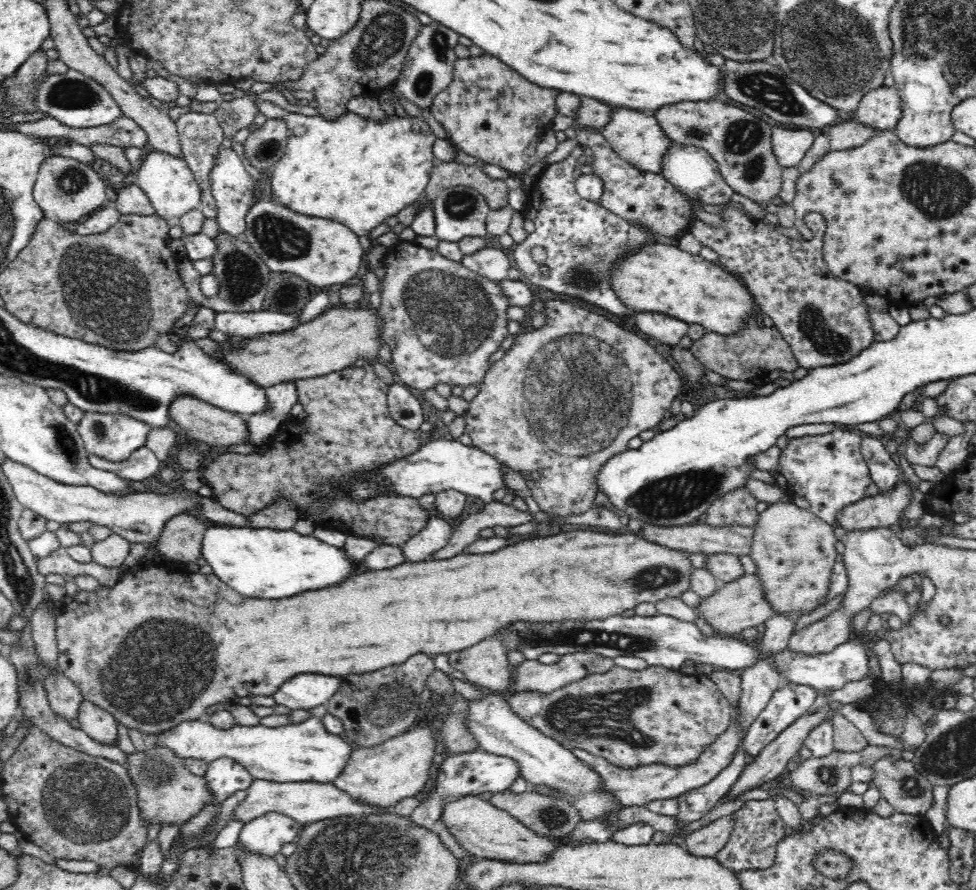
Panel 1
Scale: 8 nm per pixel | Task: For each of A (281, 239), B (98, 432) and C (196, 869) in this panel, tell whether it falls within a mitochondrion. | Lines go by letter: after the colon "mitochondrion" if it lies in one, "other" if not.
A: mitochondrion
B: mitochondrion
C: other

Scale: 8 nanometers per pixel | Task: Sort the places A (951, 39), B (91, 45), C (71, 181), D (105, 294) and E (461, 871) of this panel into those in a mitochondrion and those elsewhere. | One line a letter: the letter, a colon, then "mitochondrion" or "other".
A: mitochondrion
B: other
C: mitochondrion
D: mitochondrion
E: other

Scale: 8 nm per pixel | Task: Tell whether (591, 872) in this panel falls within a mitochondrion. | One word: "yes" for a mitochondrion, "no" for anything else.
no

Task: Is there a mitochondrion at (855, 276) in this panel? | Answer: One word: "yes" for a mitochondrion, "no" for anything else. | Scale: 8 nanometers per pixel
no

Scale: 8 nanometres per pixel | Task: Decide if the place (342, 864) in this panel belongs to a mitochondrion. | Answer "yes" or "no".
yes

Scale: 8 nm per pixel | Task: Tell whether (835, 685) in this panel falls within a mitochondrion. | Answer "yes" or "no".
no

